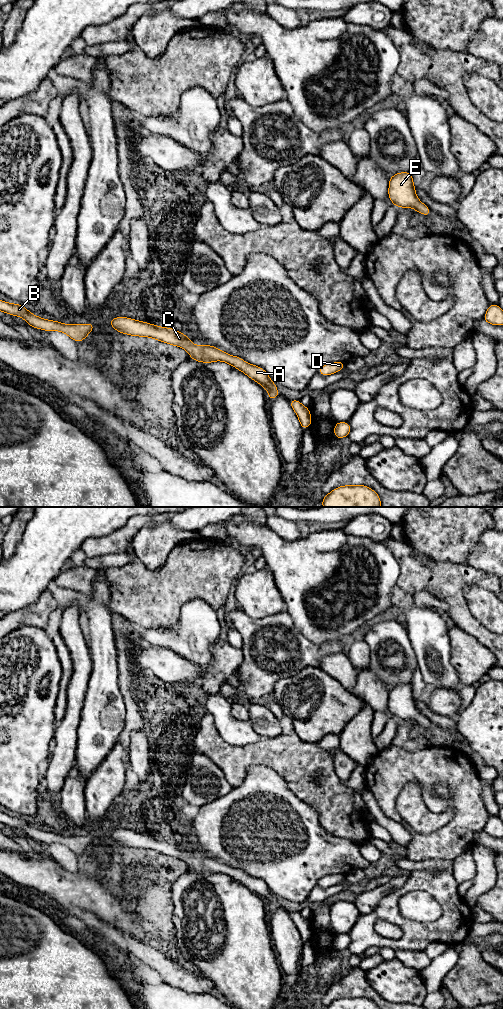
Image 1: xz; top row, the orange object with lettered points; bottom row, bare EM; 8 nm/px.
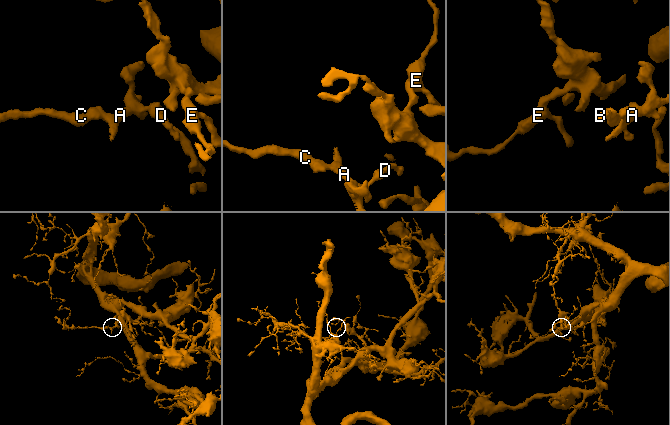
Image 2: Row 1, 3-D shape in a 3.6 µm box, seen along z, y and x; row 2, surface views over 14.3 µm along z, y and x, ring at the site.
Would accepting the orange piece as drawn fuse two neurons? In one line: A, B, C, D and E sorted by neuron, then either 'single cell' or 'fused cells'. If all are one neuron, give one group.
A B C D E | single cell

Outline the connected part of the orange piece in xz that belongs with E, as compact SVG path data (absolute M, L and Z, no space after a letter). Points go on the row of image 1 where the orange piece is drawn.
M411 172L396 173L389 178L388 197L393 205L398 208L411 207L429 217L432 211L418 199L415 190Z

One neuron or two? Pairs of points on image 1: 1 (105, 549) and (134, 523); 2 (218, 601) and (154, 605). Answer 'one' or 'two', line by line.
1: one
2: one

